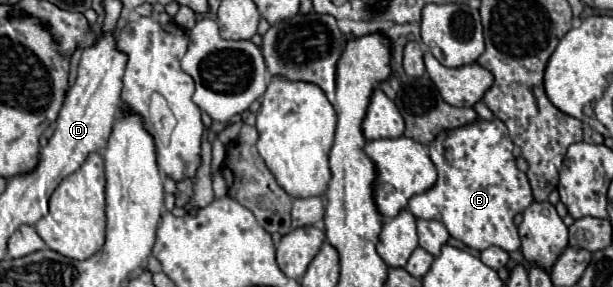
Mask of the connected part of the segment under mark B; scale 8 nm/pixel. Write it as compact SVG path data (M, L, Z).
M501 120L475 124L441 132L429 146L429 156L437 168L437 184L409 200L409 210L415 218L439 220L449 234L473 250L499 246L507 252L519 250L521 240L515 226L515 216L531 206L531 186L515 164L511 154L513 142L507 126Z

